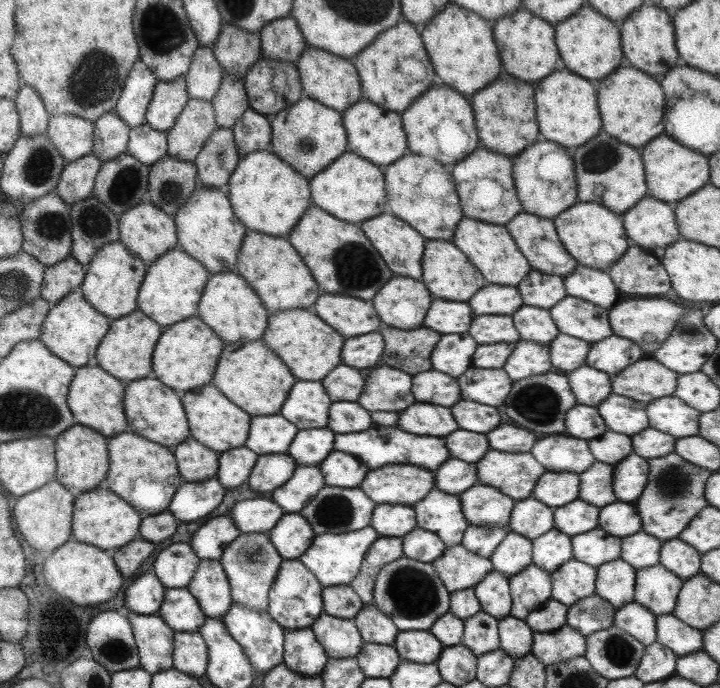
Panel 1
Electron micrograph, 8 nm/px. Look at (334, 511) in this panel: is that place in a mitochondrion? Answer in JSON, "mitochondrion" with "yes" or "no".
{"mitochondrion":"yes"}

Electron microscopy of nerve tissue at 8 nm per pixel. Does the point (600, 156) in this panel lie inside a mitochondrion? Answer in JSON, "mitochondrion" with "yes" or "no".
{"mitochondrion":"yes"}

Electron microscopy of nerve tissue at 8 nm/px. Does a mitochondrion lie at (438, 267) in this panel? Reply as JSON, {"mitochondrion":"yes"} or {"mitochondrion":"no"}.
{"mitochondrion":"no"}

